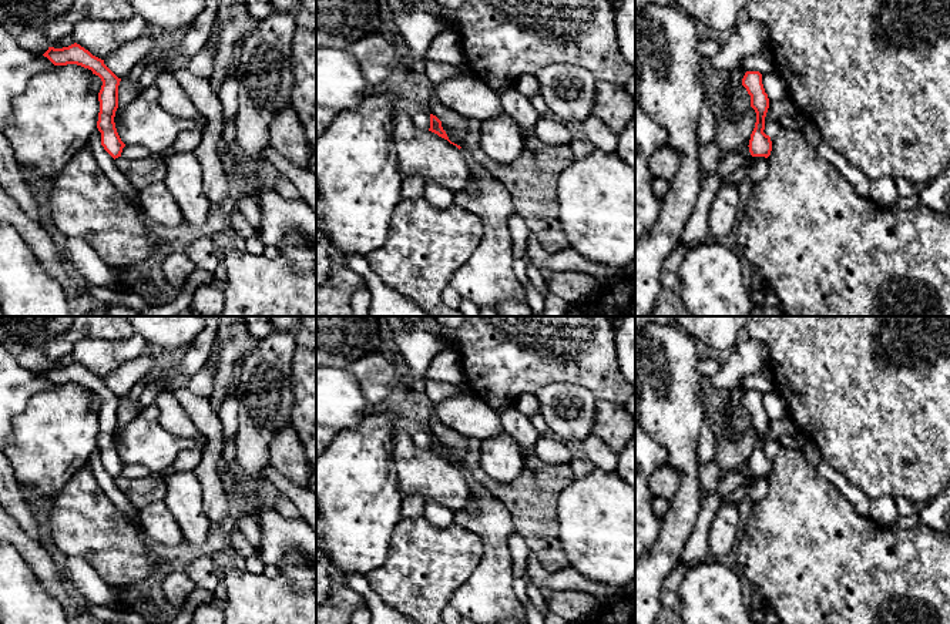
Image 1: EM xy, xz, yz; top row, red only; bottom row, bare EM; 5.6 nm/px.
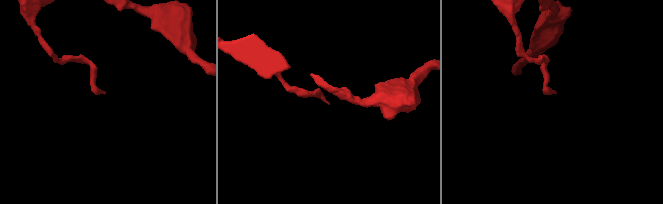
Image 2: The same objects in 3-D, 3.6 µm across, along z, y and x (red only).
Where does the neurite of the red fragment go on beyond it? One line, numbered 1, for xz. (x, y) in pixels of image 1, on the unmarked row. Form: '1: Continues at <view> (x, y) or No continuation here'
1: No continuation here

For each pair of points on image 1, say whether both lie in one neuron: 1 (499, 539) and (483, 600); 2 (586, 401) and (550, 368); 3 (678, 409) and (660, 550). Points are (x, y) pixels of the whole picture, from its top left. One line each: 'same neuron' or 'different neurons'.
1: same neuron
2: different neurons
3: same neuron

